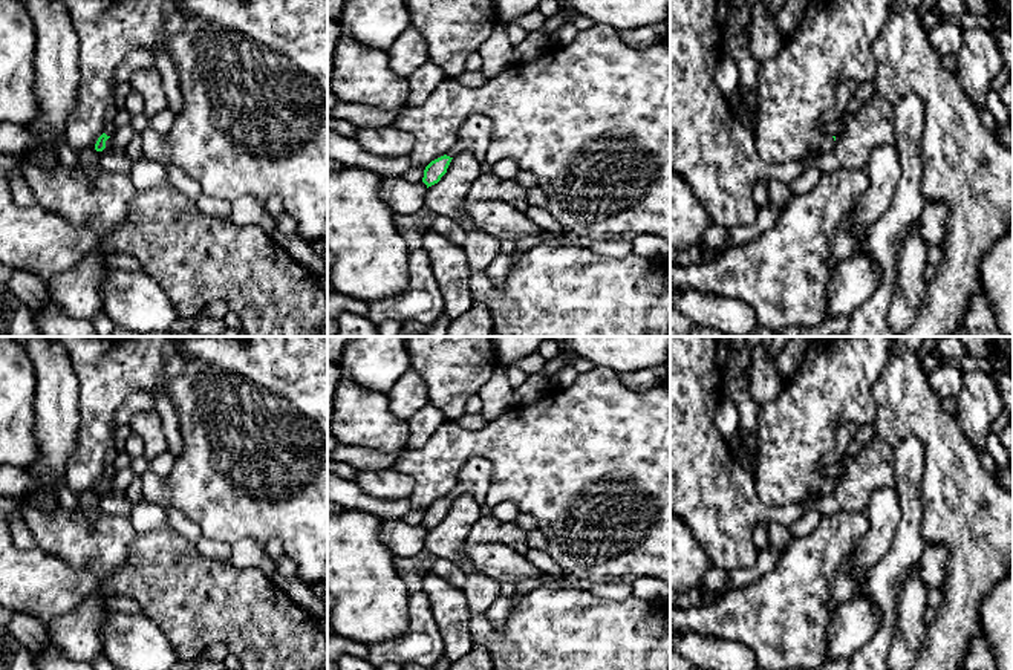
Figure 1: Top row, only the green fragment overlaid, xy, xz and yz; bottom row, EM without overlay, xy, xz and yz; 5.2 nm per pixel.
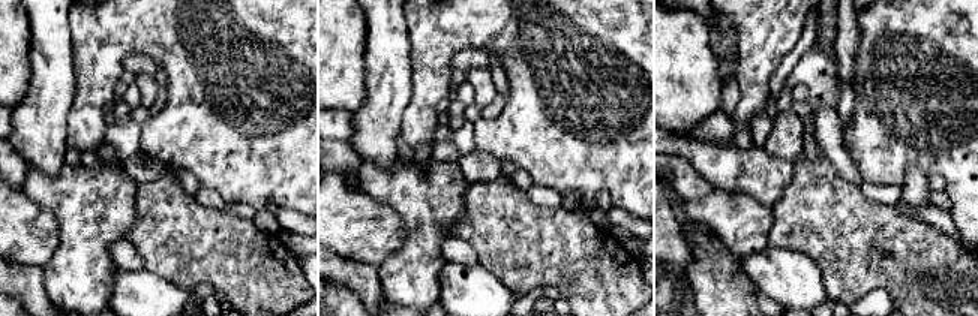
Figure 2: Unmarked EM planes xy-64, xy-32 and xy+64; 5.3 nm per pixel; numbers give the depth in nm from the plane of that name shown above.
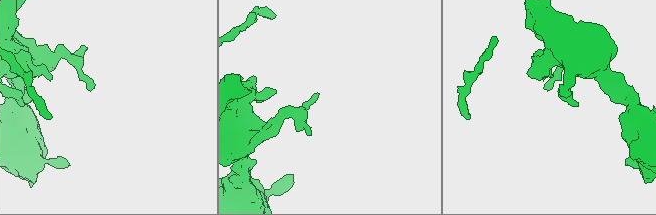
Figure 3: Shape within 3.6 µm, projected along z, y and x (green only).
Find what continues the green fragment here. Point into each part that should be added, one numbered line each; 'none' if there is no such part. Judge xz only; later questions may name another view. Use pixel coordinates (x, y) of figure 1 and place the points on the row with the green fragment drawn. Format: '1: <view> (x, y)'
1: xz (473, 136)

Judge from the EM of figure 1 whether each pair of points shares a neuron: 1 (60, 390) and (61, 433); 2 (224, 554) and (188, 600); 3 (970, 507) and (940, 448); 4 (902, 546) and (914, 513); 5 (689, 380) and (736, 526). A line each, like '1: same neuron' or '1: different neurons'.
1: same neuron
2: different neurons
3: same neuron
4: same neuron
5: same neuron

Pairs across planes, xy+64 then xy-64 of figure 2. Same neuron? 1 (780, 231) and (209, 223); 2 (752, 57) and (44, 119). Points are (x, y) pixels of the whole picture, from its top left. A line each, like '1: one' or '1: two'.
1: one
2: two

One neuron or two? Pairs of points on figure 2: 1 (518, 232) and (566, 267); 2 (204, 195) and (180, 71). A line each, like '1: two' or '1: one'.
1: one
2: two

